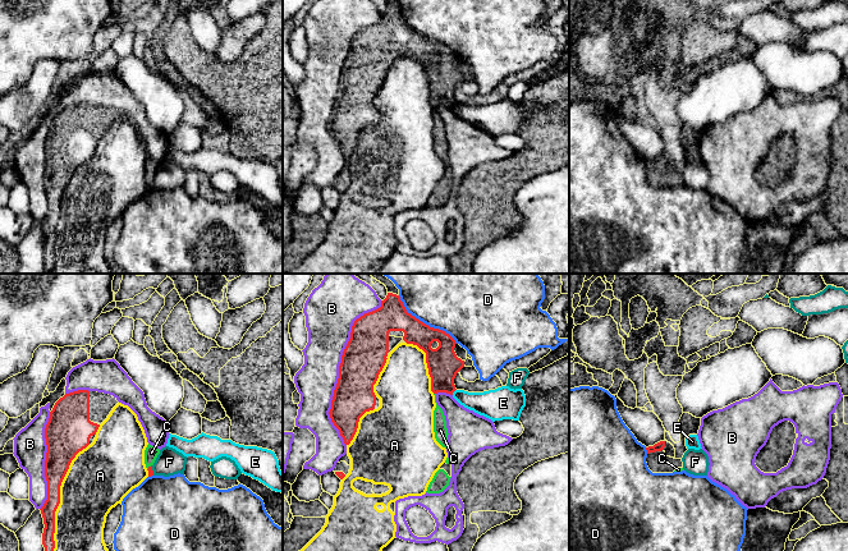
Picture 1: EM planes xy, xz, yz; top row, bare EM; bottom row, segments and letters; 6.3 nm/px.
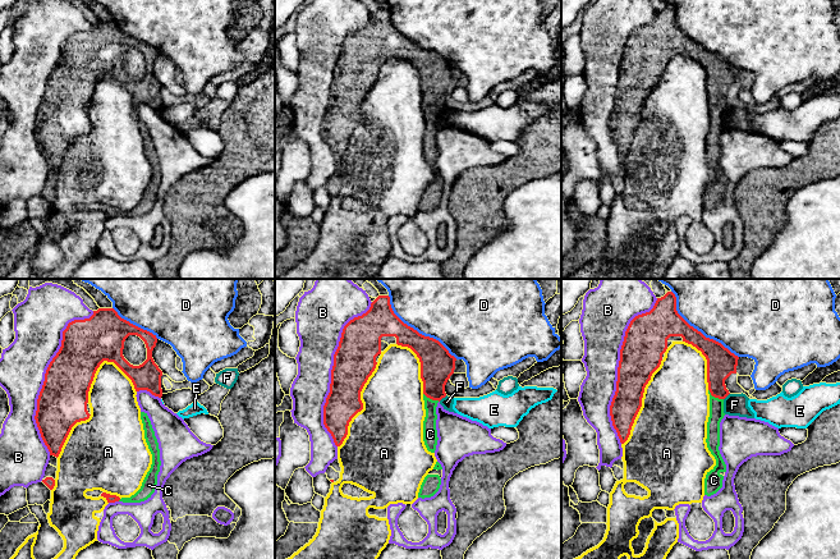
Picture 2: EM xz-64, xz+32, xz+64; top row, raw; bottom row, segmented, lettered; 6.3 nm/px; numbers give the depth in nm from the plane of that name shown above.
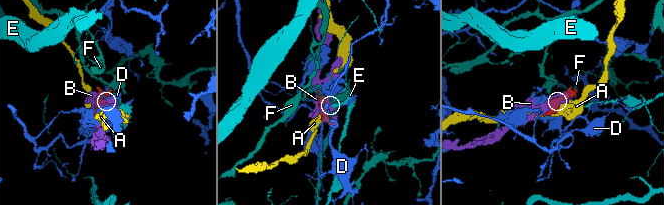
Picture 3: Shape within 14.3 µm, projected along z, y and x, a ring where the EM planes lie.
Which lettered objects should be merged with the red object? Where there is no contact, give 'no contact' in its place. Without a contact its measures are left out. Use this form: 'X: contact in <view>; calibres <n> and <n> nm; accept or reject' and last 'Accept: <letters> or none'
A: contact in xy; calibres 160 and 380 nm; reject
B: contact in xz; calibres 280 and 280 nm; reject
C: contact in xy; calibres 30 and 90 nm; accept
D: contact in xz; calibres 190 and 320 nm; reject
E: contact in xz; calibres 200 and 180 nm; reject
F: contact in xy; calibres 30 and 170 nm; reject
Accept: C

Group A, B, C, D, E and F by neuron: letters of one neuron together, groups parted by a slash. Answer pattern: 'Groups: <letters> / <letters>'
Groups: A / B / C / D / E / F

